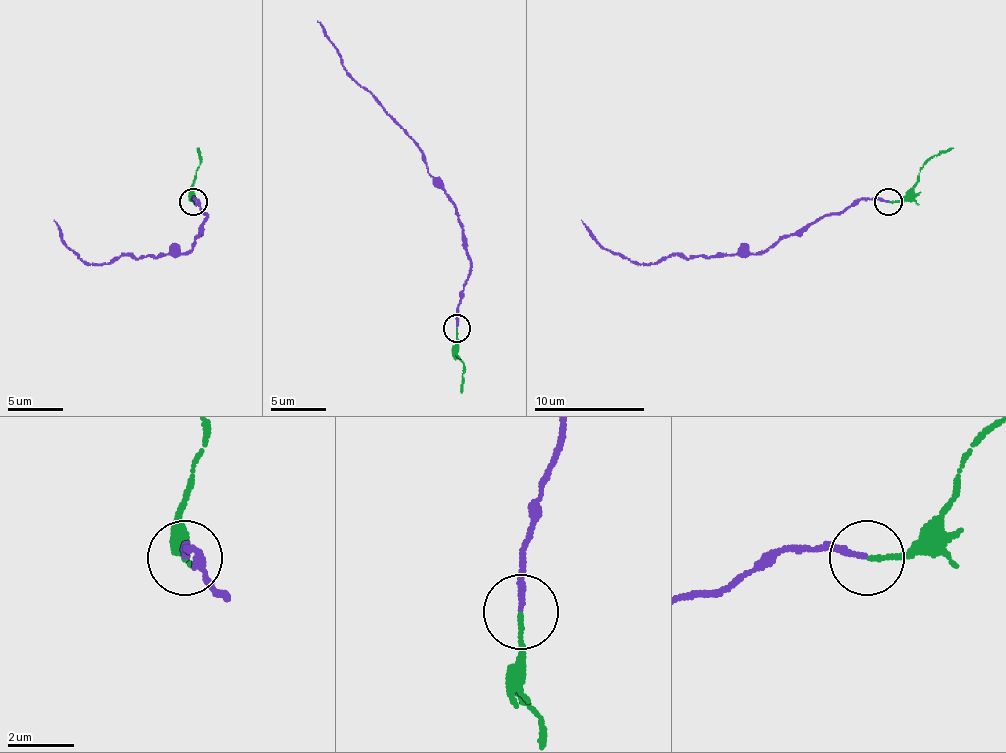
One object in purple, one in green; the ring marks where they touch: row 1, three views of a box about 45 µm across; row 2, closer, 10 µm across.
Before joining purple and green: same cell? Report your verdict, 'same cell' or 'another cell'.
same cell

